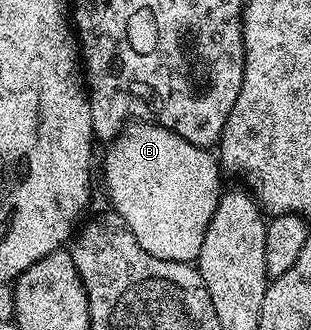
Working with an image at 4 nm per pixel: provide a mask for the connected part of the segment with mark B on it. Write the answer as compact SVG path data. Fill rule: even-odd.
M142 120L127 125L106 150L103 178L107 181L107 194L111 197L110 209L119 214L121 220L125 220L129 232L137 236L137 244L141 244L149 256L157 256L157 260L194 263L199 257L205 232L219 203L221 167L216 155L208 147L191 144L169 128Z

